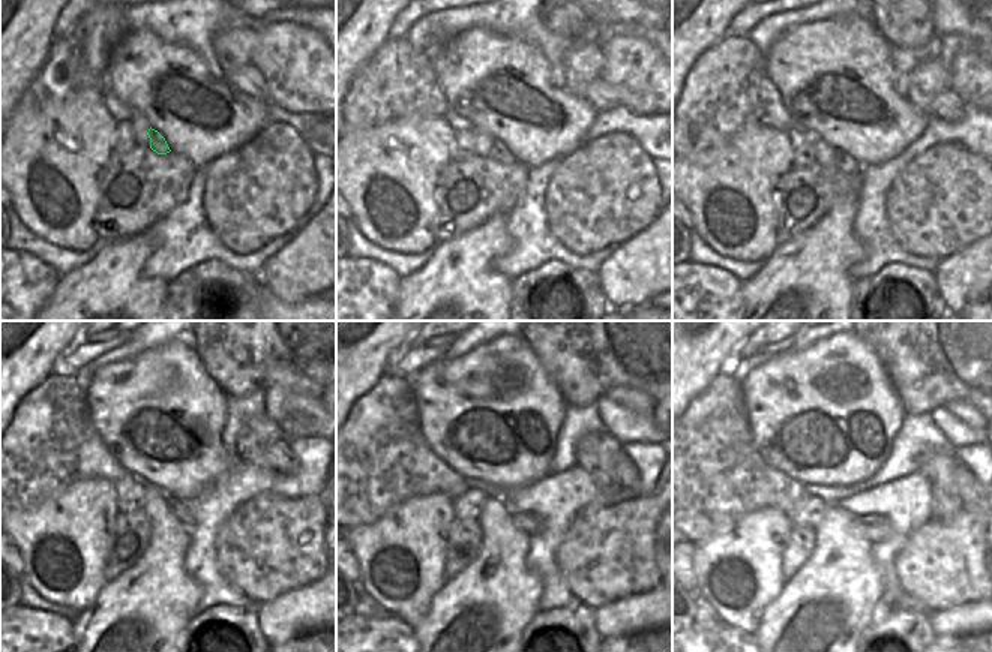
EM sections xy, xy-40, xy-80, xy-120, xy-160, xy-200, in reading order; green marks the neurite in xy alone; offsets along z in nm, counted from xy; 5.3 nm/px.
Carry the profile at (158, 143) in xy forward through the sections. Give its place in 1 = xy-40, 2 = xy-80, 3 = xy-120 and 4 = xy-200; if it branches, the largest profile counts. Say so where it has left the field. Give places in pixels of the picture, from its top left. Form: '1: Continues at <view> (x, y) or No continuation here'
1: Continues at xy-40 (500, 153)
2: Continues at xy-80 (845, 164)
3: Continues at xy-120 (180, 511)
4: Continues at xy-200 (875, 528).

